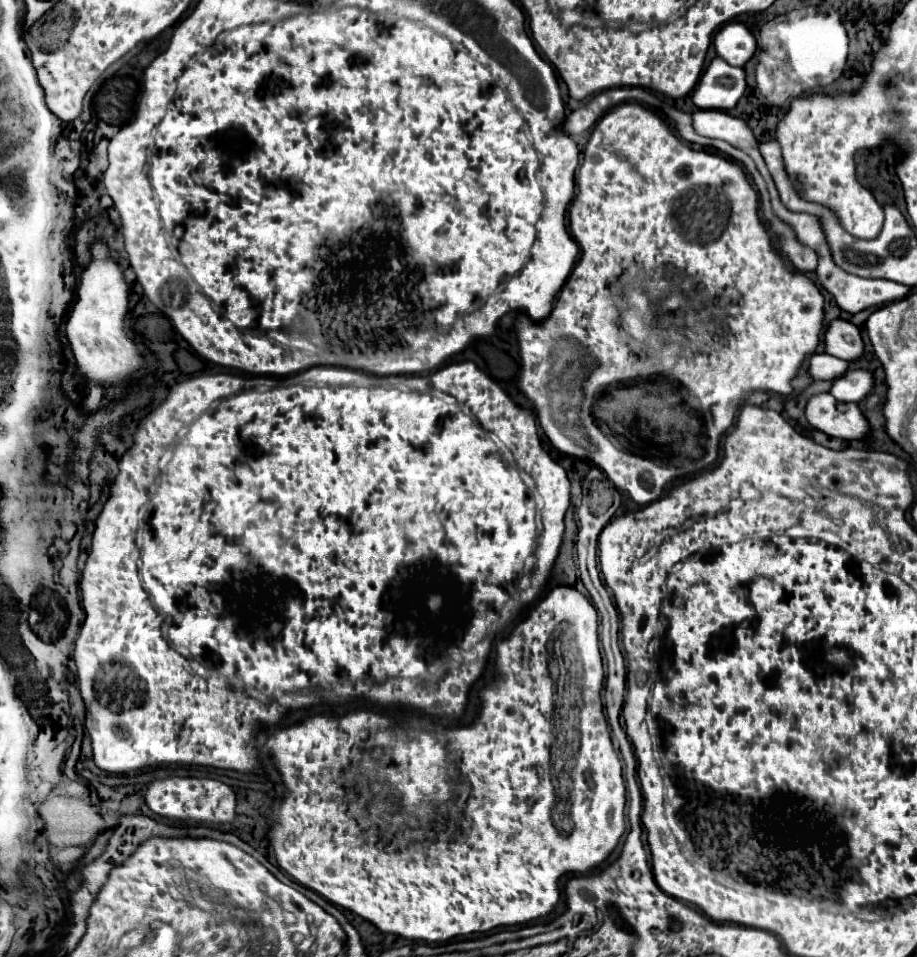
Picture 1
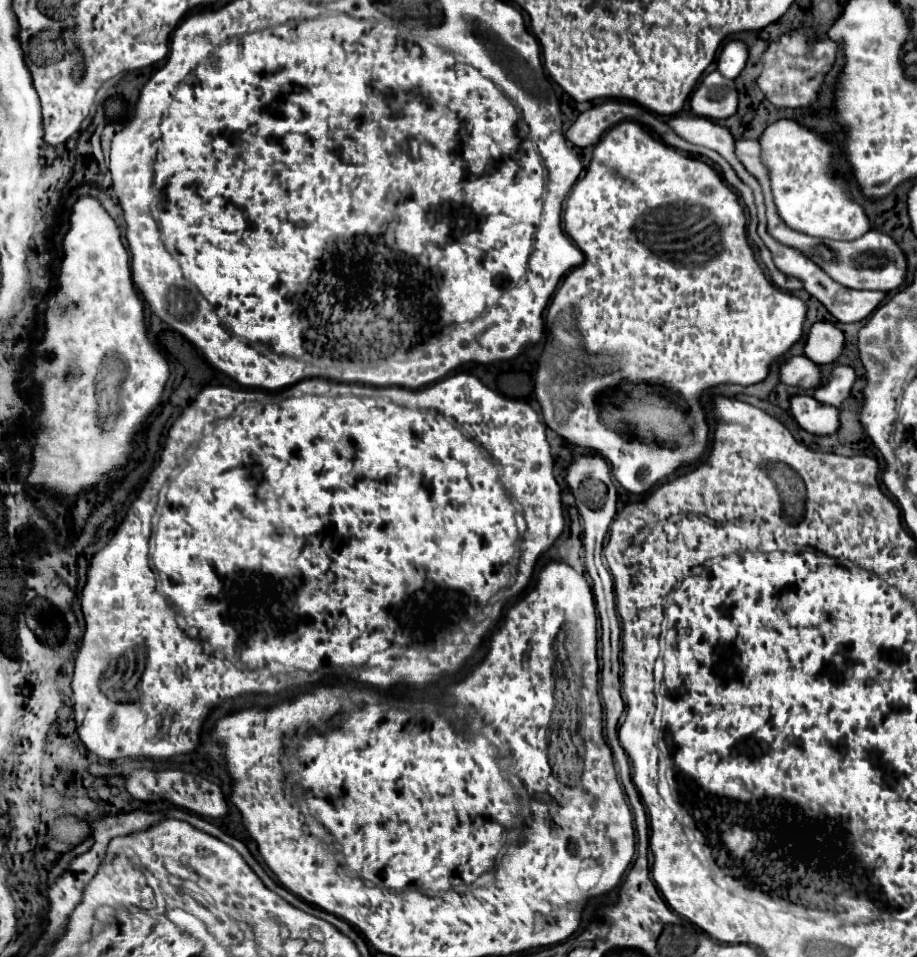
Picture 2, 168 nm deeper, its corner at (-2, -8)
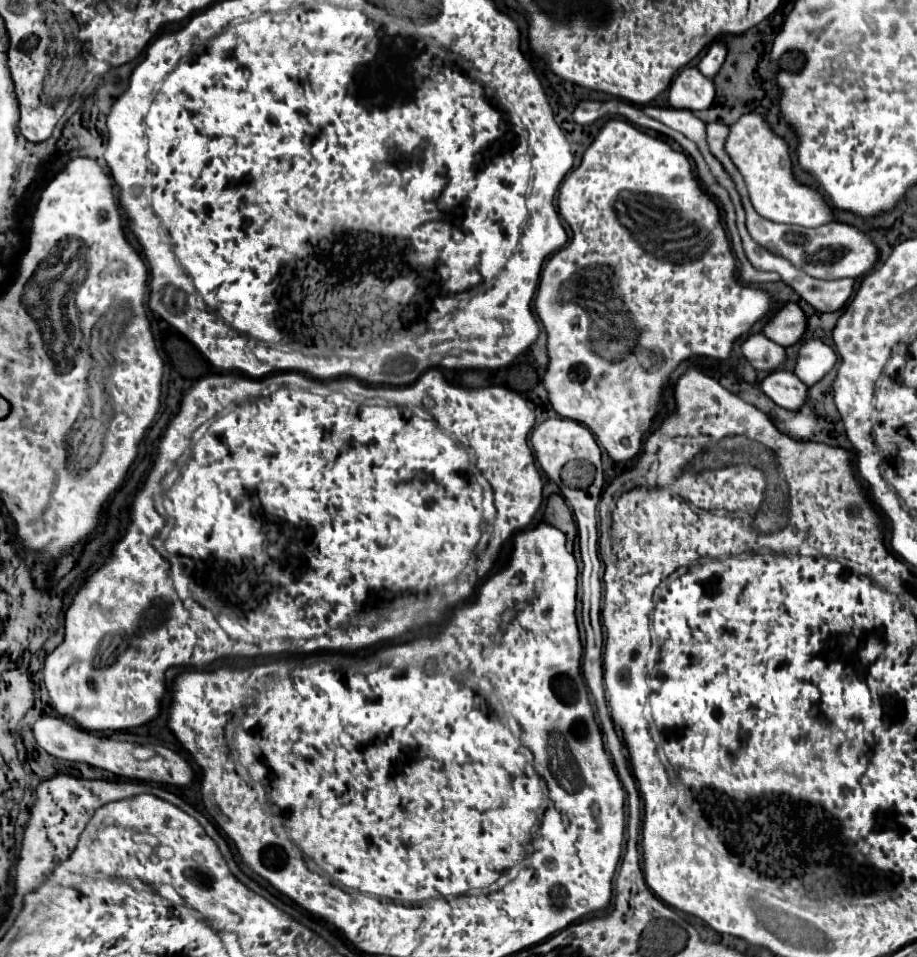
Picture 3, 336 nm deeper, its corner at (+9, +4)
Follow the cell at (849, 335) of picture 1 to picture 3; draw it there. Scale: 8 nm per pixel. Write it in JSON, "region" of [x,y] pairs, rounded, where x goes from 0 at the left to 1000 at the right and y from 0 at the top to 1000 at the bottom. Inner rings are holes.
{"region":[[[860,316],[836,336],[832,347],[836,353],[858,364],[858,362],[869,359],[876,353],[878,345],[880,345],[878,326],[869,318]]]}

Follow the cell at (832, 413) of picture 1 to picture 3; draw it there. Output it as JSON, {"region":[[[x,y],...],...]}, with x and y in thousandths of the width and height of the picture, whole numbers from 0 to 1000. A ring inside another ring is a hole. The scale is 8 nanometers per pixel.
{"region":[[[845,387],[841,389],[832,399],[830,408],[852,426],[858,428],[869,428],[874,422],[880,422],[882,405],[869,397],[865,389],[858,387]]]}

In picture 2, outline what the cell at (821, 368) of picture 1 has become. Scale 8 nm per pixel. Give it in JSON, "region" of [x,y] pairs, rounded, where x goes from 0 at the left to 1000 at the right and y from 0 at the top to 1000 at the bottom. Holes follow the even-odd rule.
{"region":[[[864,372],[855,380],[851,380],[848,395],[853,401],[870,403],[875,408],[883,408],[896,397],[892,382],[879,372]]]}

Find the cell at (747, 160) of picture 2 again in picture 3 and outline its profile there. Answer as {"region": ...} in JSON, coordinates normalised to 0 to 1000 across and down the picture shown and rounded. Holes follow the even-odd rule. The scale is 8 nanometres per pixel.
{"region":[[[771,130],[771,142],[773,142],[775,159],[786,167],[786,171],[791,173],[791,178],[797,182],[797,186],[804,192],[804,199],[808,203],[808,209],[810,209],[810,215],[815,222],[815,240],[828,257],[836,259],[843,265],[860,270],[865,274],[865,278],[869,278],[878,286],[882,286],[887,290],[895,290],[895,293],[937,290],[937,288],[948,286],[952,282],[952,278],[956,278],[959,261],[956,261],[952,249],[943,240],[937,240],[937,238],[919,234],[919,232],[906,232],[906,234],[897,234],[893,238],[876,238],[876,236],[860,236],[860,234],[843,234],[841,230],[832,230],[832,226],[826,226],[826,222],[821,222],[821,213],[817,213],[817,203],[812,199],[812,188],[808,188],[808,180],[804,180],[804,176],[799,176],[799,169],[795,167],[795,163],[791,163],[791,142],[795,142],[795,132]]]}

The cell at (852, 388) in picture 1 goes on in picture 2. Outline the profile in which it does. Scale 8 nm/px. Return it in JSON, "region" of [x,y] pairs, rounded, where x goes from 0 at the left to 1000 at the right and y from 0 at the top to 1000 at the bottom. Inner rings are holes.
{"region":[[[912,382],[905,389],[905,393],[892,405],[888,405],[885,414],[896,422],[905,422],[914,426],[925,416],[931,397],[933,397],[933,391],[927,382]]]}

